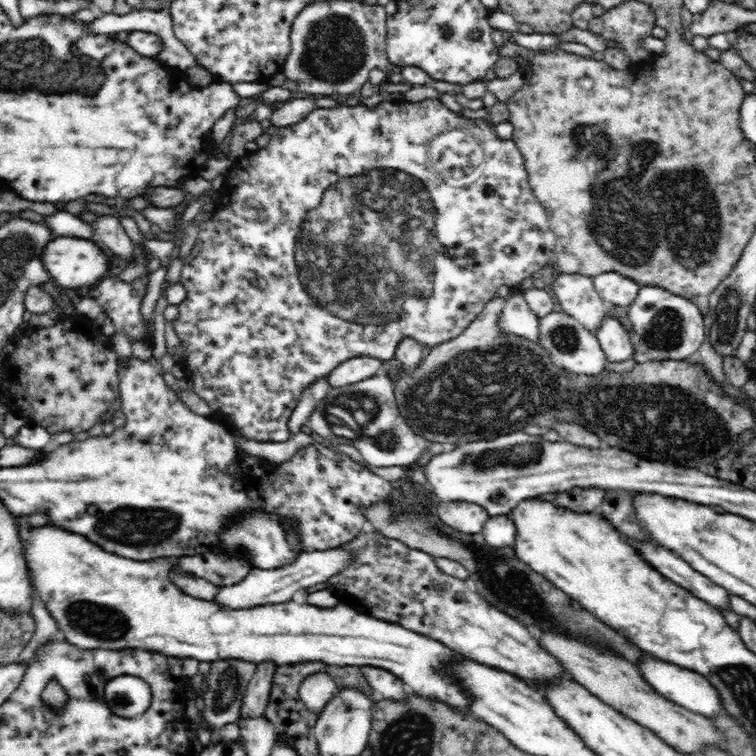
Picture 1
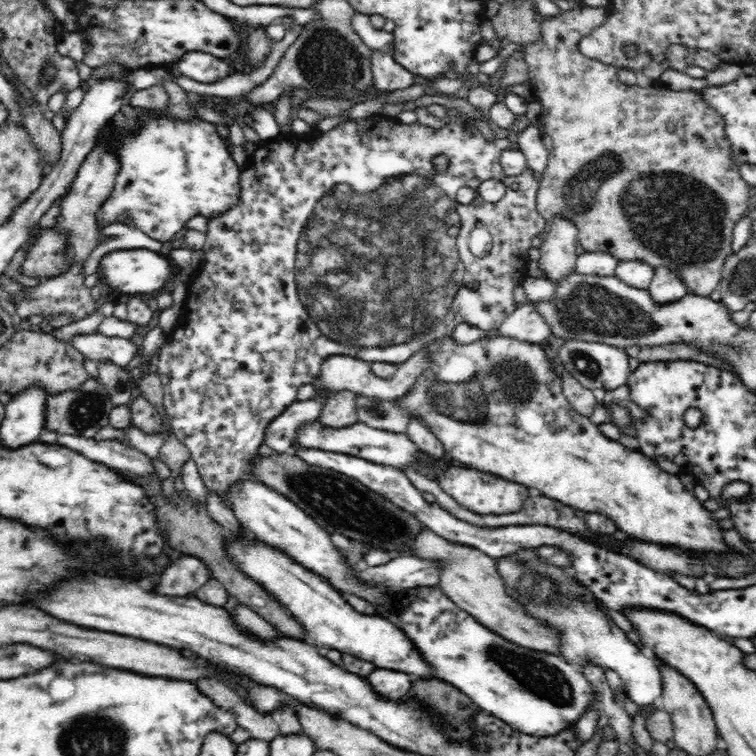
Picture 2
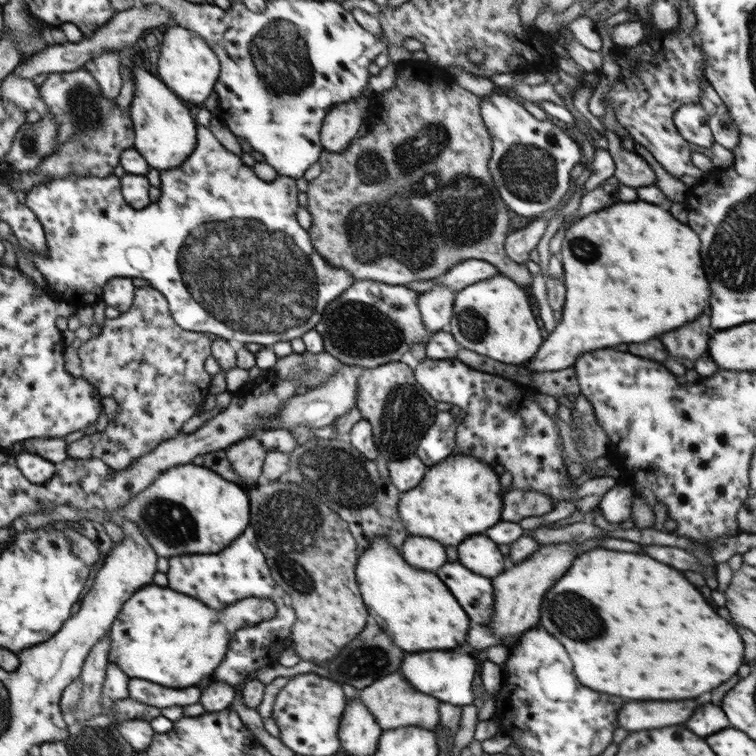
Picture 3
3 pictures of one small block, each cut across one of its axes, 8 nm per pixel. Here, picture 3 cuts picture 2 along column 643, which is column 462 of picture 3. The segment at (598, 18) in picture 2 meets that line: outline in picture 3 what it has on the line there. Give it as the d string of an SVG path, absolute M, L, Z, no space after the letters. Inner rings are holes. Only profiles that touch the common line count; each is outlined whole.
M419 71L414 80L408 80L408 84L398 80L394 90L394 94L402 94L398 100L394 94L369 96L365 117L367 133L364 137L352 140L344 151L322 151L318 161L321 174L307 182L305 192L306 208L312 217L312 226L307 232L316 251L333 267L348 270L355 279L404 286L414 281L438 278L462 260L476 258L493 264L504 276L516 281L524 290L529 290L533 274L524 263L510 260L505 250L505 241L510 234L510 216L489 172L492 140L481 115L483 97L460 85L447 84L438 74L430 73L426 77L420 76ZM440 130L442 134L448 134L448 140L438 138ZM426 178L432 180L428 180L430 186L426 184ZM452 192L456 196L452 196ZM384 196L390 200L384 200Z

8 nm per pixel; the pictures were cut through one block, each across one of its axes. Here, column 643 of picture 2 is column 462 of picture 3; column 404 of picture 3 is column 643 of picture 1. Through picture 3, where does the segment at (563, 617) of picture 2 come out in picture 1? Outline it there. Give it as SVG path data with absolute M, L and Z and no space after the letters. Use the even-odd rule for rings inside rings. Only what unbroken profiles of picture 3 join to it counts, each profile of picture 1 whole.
M650 655L642 657L637 667L640 669L644 680L660 694L660 696L671 700L680 707L708 718L724 713L724 705L722 705L718 691L716 691L712 684L710 684L710 681L701 674L684 670L684 668L677 666L677 664L662 662L662 660L658 660L658 658L650 658Z

